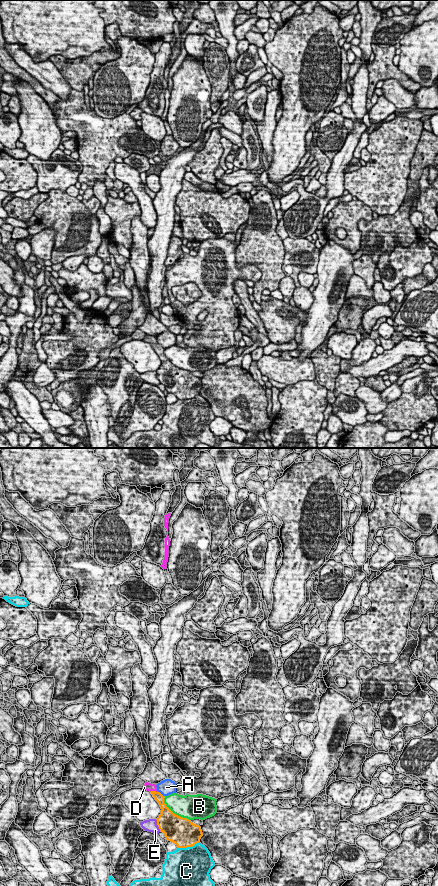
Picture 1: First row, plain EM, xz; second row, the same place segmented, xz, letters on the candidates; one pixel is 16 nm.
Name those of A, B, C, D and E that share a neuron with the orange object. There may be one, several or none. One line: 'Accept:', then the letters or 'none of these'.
Accept: D

